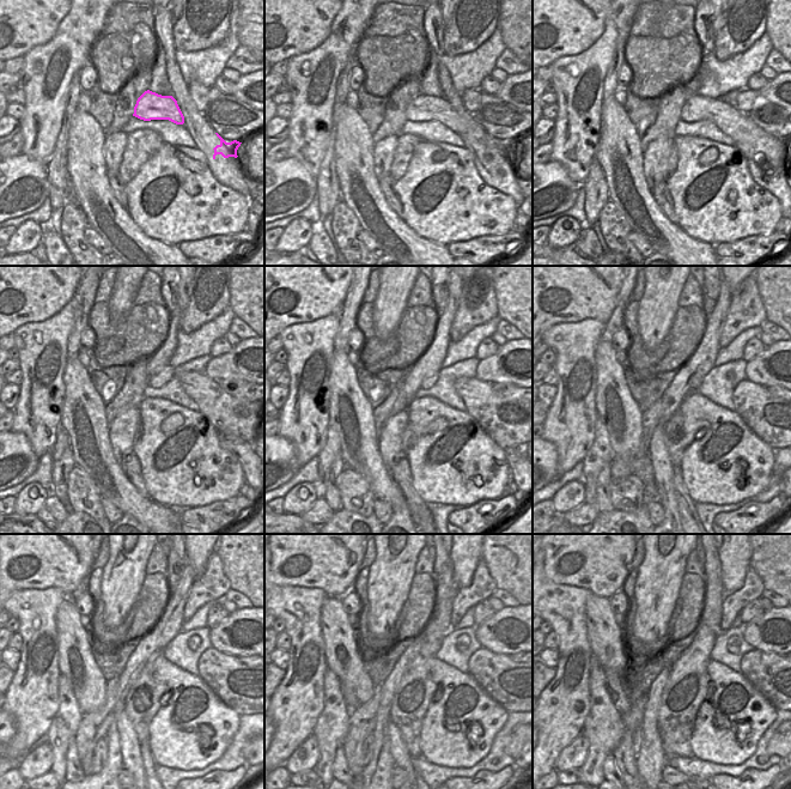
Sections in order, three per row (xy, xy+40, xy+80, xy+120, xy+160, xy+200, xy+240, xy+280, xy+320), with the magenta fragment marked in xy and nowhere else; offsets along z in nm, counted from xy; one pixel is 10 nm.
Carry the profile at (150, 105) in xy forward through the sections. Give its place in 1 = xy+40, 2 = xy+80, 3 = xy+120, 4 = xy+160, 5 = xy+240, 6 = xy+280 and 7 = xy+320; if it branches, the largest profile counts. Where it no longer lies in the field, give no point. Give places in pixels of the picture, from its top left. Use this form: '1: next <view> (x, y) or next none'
1: next xy+40 (424, 108)
2: next xy+80 (738, 126)
3: next xy+120 (239, 417)
4: next xy+160 (507, 422)
5: next xy+240 (238, 686)
6: next xy+280 (505, 681)
7: next xy+320 (776, 677)

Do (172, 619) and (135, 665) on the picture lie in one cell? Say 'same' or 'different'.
same

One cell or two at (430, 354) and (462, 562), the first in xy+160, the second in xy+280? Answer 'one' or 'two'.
two

